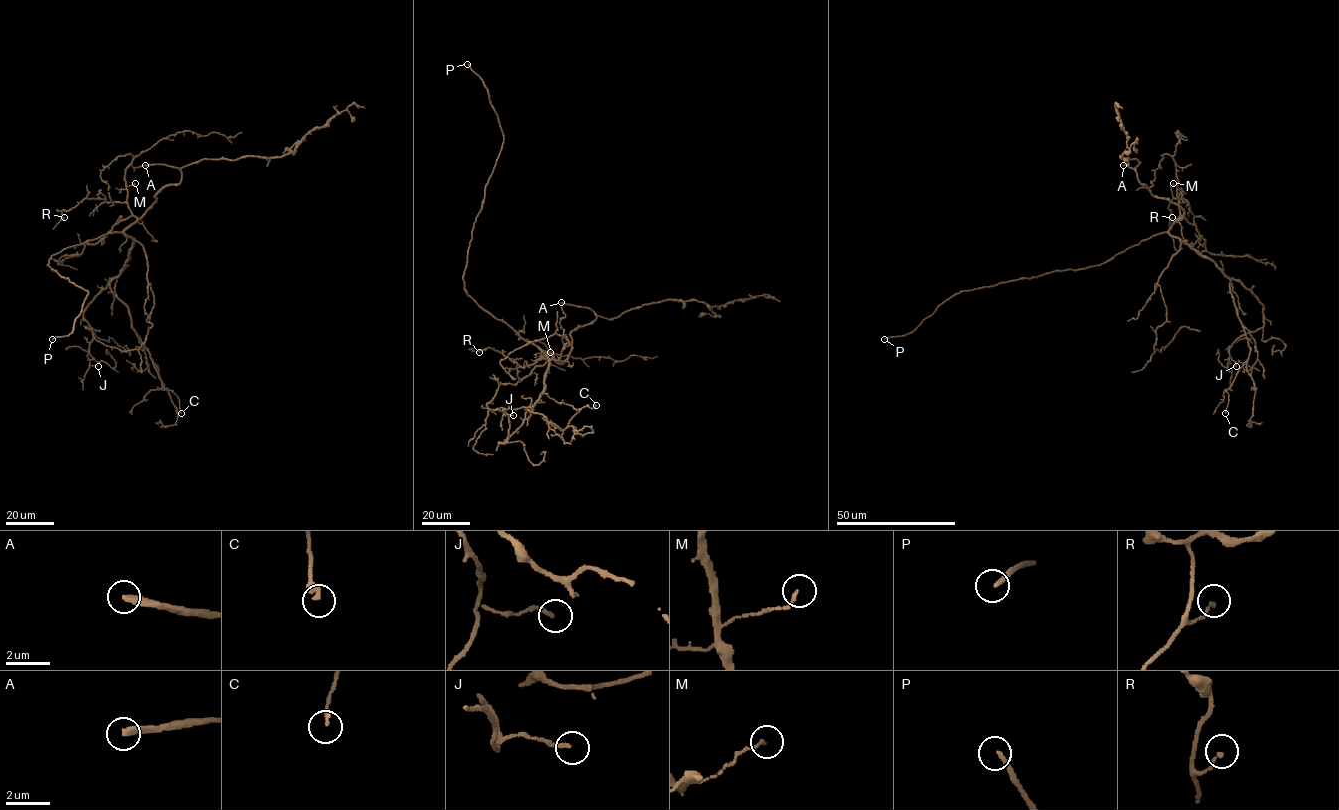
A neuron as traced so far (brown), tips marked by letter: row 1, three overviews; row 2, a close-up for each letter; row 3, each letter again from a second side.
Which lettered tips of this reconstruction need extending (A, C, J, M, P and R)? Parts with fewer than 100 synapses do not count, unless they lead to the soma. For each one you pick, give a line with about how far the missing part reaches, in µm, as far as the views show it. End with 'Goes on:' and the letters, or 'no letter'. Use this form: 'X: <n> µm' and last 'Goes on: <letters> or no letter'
A: 70 µm
P: 15 µm
Goes on: A, P

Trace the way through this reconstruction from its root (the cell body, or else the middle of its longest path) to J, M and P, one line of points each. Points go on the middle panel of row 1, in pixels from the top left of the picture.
J: (526, 341), (548, 360), (544, 390), (523, 424), (499, 443), (509, 431), (503, 409), (513, 415)
M: (526, 341), (552, 357), (543, 358), (550, 352)
P: (526, 341), (485, 311), (464, 289), (463, 276), (473, 224), (503, 142), (497, 114), (488, 91), (467, 64)

